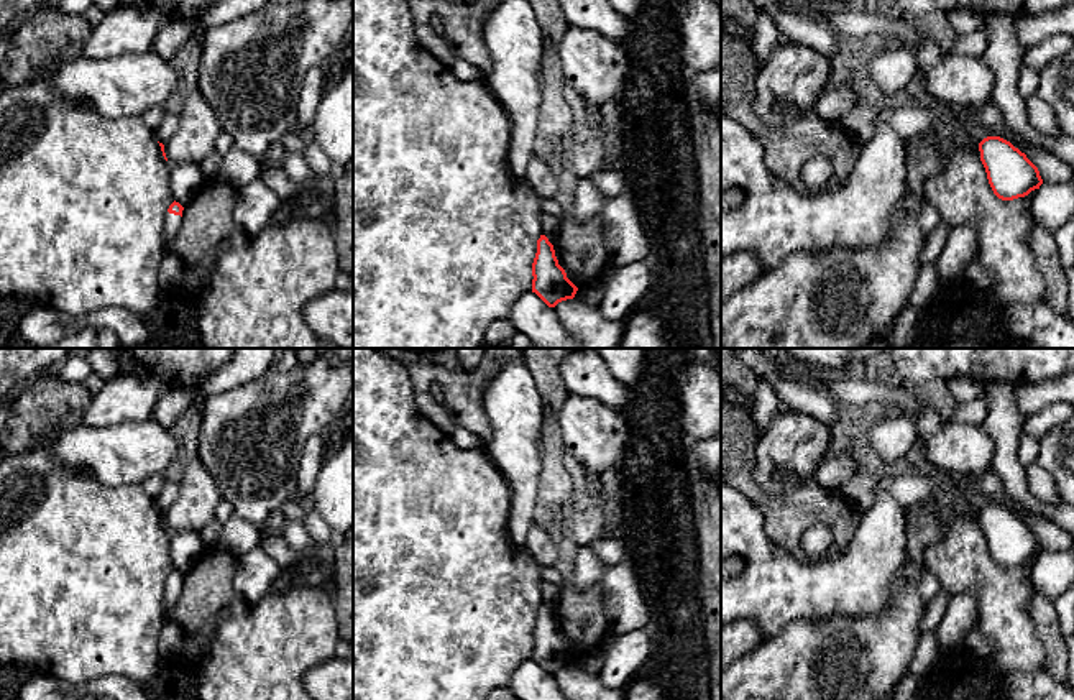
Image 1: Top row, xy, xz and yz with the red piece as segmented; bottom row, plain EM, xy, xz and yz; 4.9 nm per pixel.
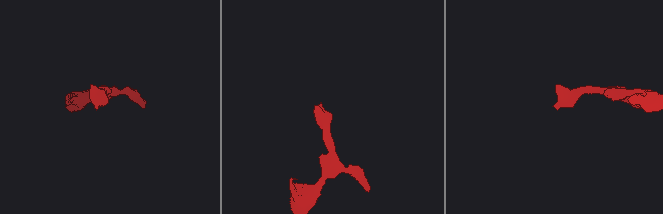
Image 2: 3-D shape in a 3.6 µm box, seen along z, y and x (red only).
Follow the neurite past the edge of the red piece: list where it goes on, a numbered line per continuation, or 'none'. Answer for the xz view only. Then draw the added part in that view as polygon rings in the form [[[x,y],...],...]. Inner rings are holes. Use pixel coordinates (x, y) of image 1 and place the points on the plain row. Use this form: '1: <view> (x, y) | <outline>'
none

